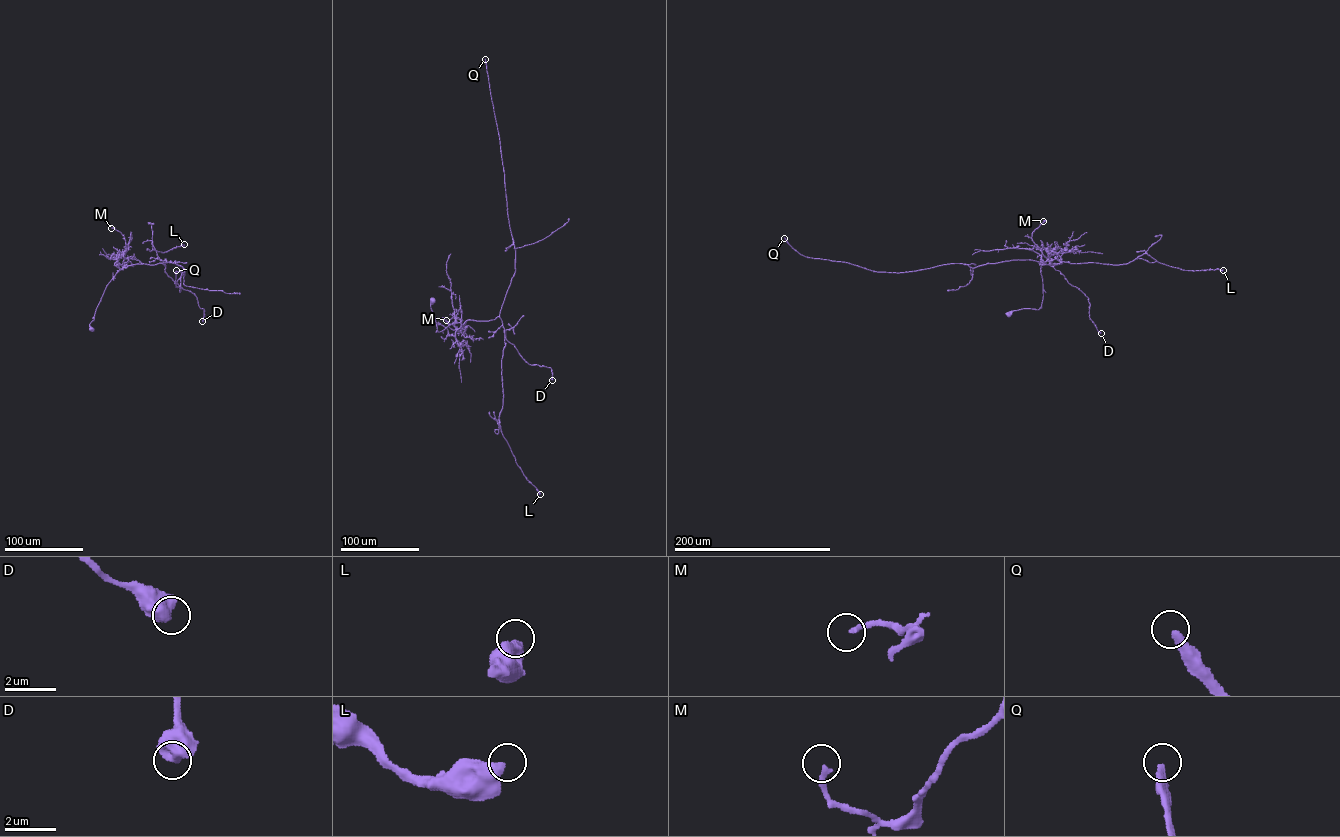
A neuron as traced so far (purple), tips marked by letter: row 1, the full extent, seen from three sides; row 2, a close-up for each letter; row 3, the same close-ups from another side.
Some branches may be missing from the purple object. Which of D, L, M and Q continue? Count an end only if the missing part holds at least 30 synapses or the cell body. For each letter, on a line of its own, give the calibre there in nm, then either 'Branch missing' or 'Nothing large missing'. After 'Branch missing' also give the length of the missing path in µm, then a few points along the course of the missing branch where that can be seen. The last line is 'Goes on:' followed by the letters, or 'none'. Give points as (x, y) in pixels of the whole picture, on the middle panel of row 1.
D: Thickness 750 nm. Nothing large missing
L: Thickness 550 nm. Nothing large missing
M: Thickness 220 nm. Nothing large missing
Q: Thickness 300 nm. Branch missing. Missing length about 250 µm
Goes on: Q

